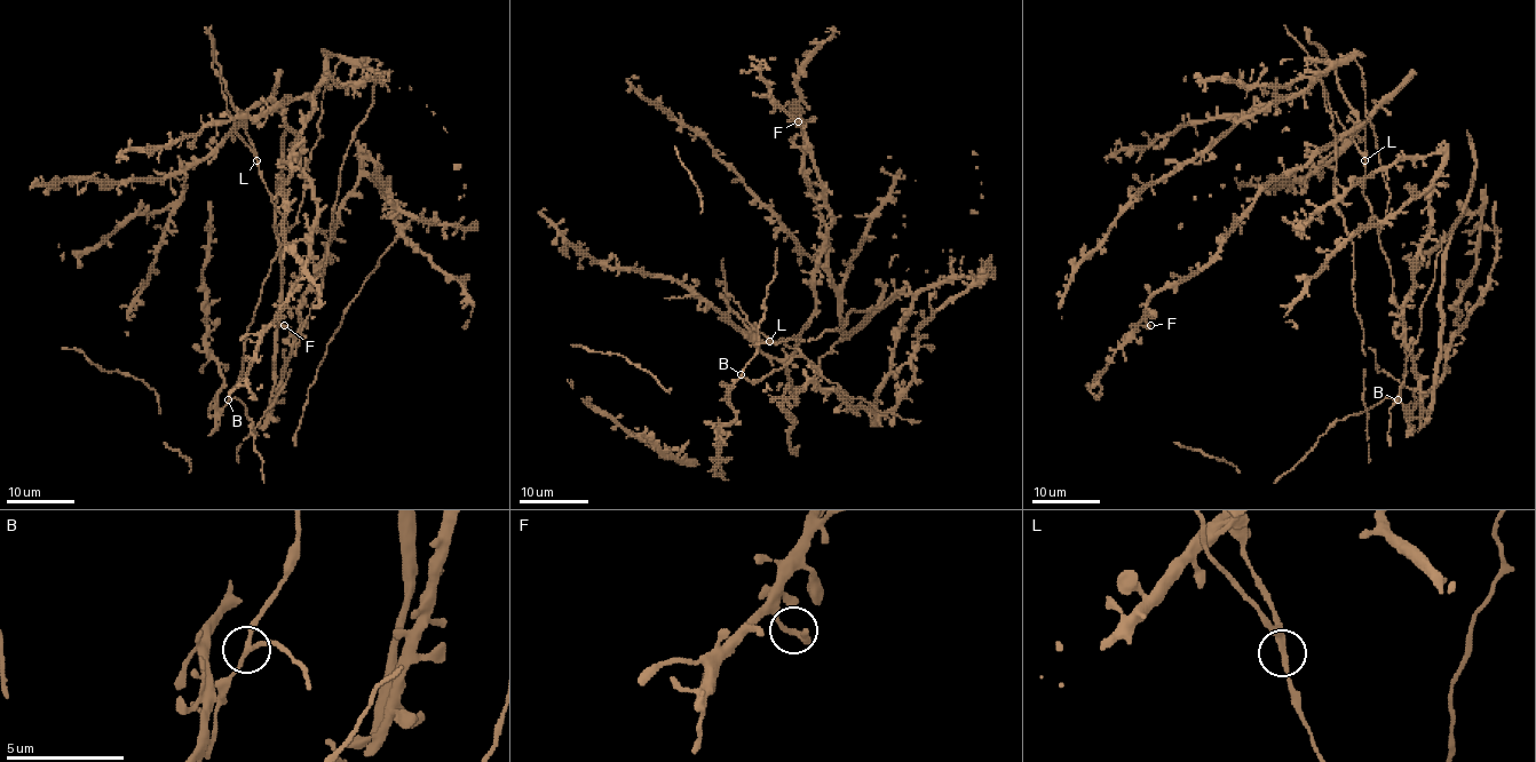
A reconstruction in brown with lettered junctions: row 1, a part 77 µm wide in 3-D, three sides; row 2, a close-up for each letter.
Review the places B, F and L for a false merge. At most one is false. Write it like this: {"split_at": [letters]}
{"split_at": ["L"]}

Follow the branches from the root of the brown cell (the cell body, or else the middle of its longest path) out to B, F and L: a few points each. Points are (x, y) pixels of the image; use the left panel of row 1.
B: (357, 65), (343, 60), (323, 93), (298, 222), (270, 264), (247, 332), (244, 374), (228, 399)
F: (357, 65), (343, 60), (326, 85), (290, 227), (244, 117), (266, 102), (280, 110), (318, 212), (284, 325)
L: (357, 65), (343, 60), (326, 85), (319, 135), (293, 225), (272, 201), (256, 160)

